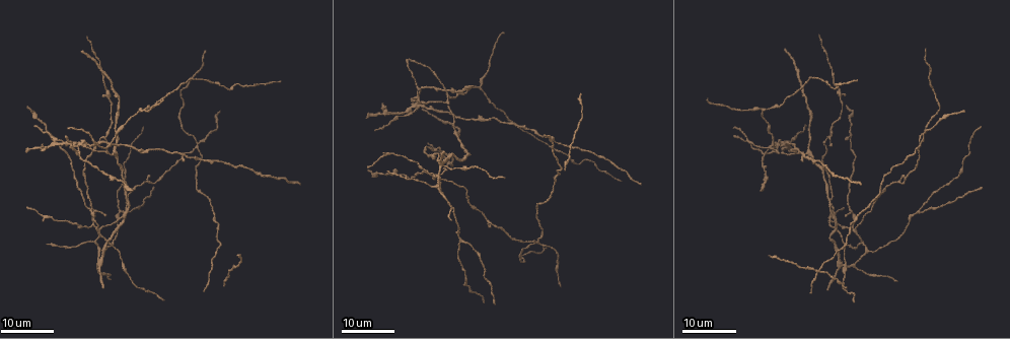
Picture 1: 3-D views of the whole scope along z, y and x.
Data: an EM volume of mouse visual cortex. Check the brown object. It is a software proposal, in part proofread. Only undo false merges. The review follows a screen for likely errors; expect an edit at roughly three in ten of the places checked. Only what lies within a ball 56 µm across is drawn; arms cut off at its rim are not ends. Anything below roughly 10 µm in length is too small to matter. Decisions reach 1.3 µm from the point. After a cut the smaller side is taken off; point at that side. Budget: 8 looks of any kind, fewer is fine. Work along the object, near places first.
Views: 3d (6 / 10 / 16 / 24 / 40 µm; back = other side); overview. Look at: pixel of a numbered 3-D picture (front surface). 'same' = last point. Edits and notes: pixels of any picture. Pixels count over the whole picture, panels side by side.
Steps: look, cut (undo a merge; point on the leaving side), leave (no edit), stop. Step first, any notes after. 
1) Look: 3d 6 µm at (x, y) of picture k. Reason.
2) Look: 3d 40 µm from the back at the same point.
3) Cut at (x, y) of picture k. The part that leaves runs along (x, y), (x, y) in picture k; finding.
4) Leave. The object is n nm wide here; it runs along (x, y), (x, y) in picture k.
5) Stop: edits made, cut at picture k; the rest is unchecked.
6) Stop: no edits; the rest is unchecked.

Look: 3d 16 µm at (480, 87) of picture 1.

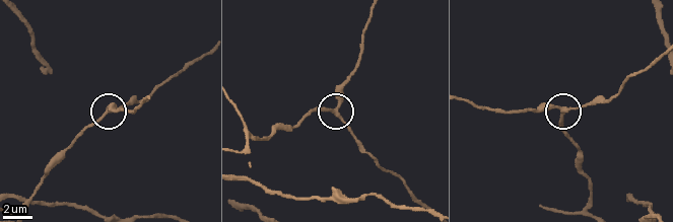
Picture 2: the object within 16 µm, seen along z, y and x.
Look: 3d 6 µm at (339, 112) of picture 2.

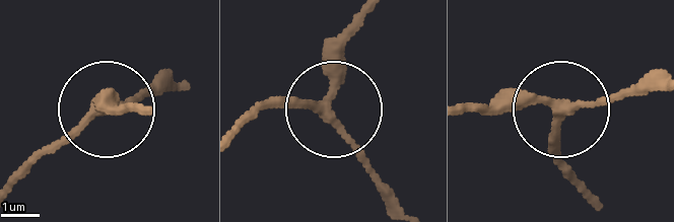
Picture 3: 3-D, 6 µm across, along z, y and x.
Leave. 3 arms meet here; it runs along (591, 194), (567, 164), (551, 100), (503, 97), (477, 106) in picture 3; continuous, no second neuron.

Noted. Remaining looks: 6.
Look: 3d 16 µm at (835, 247) of picture 1. Small branch off a trunk.

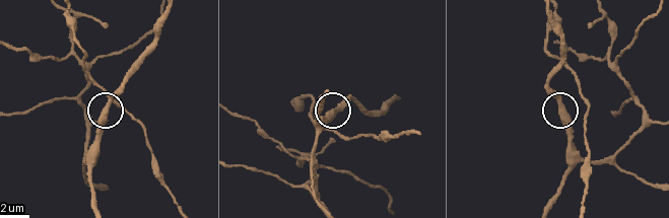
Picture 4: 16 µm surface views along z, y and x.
Look: 3d 6 µm at (562, 108) of picture 4.

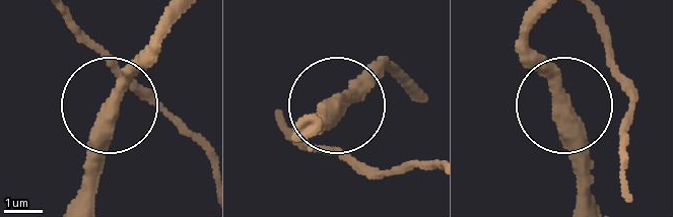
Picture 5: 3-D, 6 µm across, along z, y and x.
Leave. One neuron here.

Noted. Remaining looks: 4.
Look: 3d 24 µm at (455, 131) of picture 1. Four arms meet.

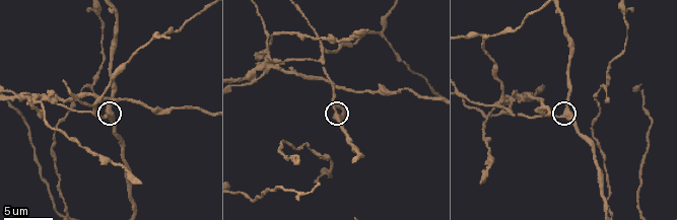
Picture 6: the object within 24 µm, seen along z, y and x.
Look: 3d 10 µm at (337, 113) of picture 6.

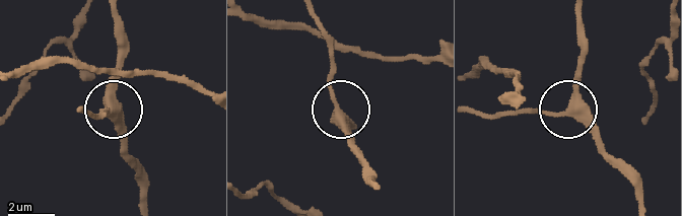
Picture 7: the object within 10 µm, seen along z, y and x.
Leave. 4 arms meet here; it runs along (145, 201), (145, 177), (116, 101), (116, 52) in picture 7; one neuron here.

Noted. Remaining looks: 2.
Look: 3d 24 µm at (916, 148) of picture 1. Four-way junction.

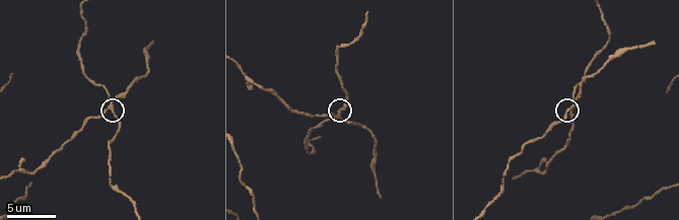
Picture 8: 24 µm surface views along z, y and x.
Look: 3d 6 µm at (338, 111) of picture 8. Closer look.

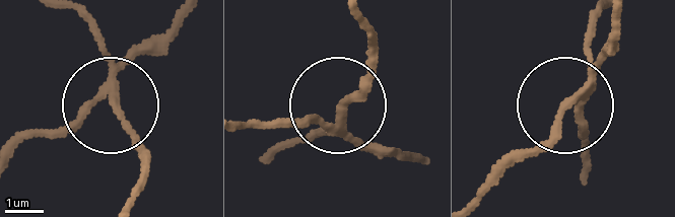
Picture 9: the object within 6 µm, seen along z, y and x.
Cut at (128, 127) of picture 9. The part that leaves runs along (116, 79), (145, 172), (129, 202) in picture 9; a second neuron is stuck on.

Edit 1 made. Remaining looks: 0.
Stop: edits made, cut at picture 9; the rest is unchecked.

